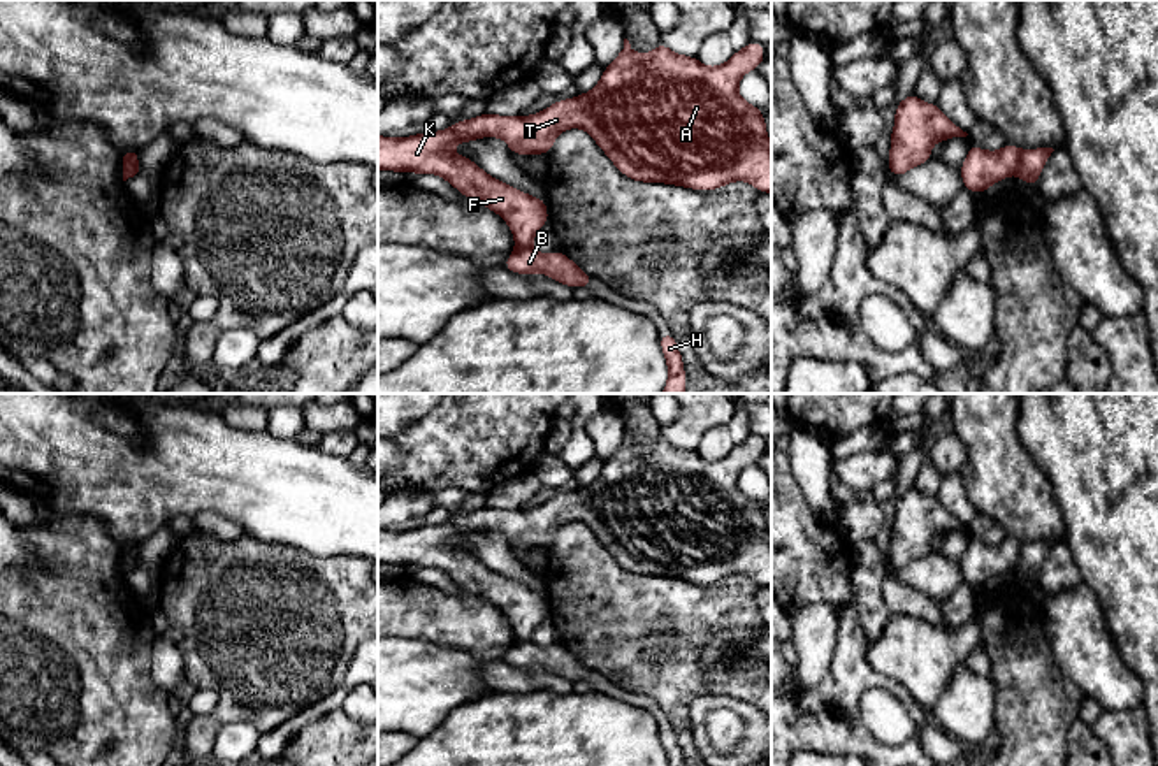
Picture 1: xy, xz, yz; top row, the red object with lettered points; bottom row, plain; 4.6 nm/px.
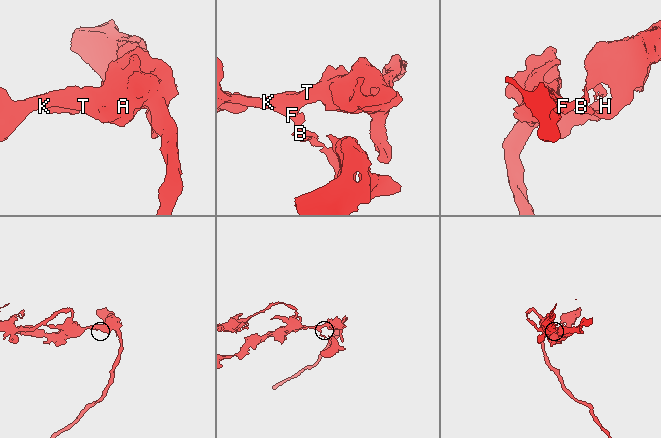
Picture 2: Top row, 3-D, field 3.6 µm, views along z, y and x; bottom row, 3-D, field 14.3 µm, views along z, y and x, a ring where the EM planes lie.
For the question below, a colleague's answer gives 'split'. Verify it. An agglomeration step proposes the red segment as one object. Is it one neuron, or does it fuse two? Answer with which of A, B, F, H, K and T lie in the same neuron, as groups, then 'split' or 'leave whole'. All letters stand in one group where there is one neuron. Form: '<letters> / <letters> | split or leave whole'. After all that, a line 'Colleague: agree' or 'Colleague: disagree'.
A F K T / B H | split
Colleague: agree

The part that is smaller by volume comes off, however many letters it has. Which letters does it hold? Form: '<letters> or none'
B, H

